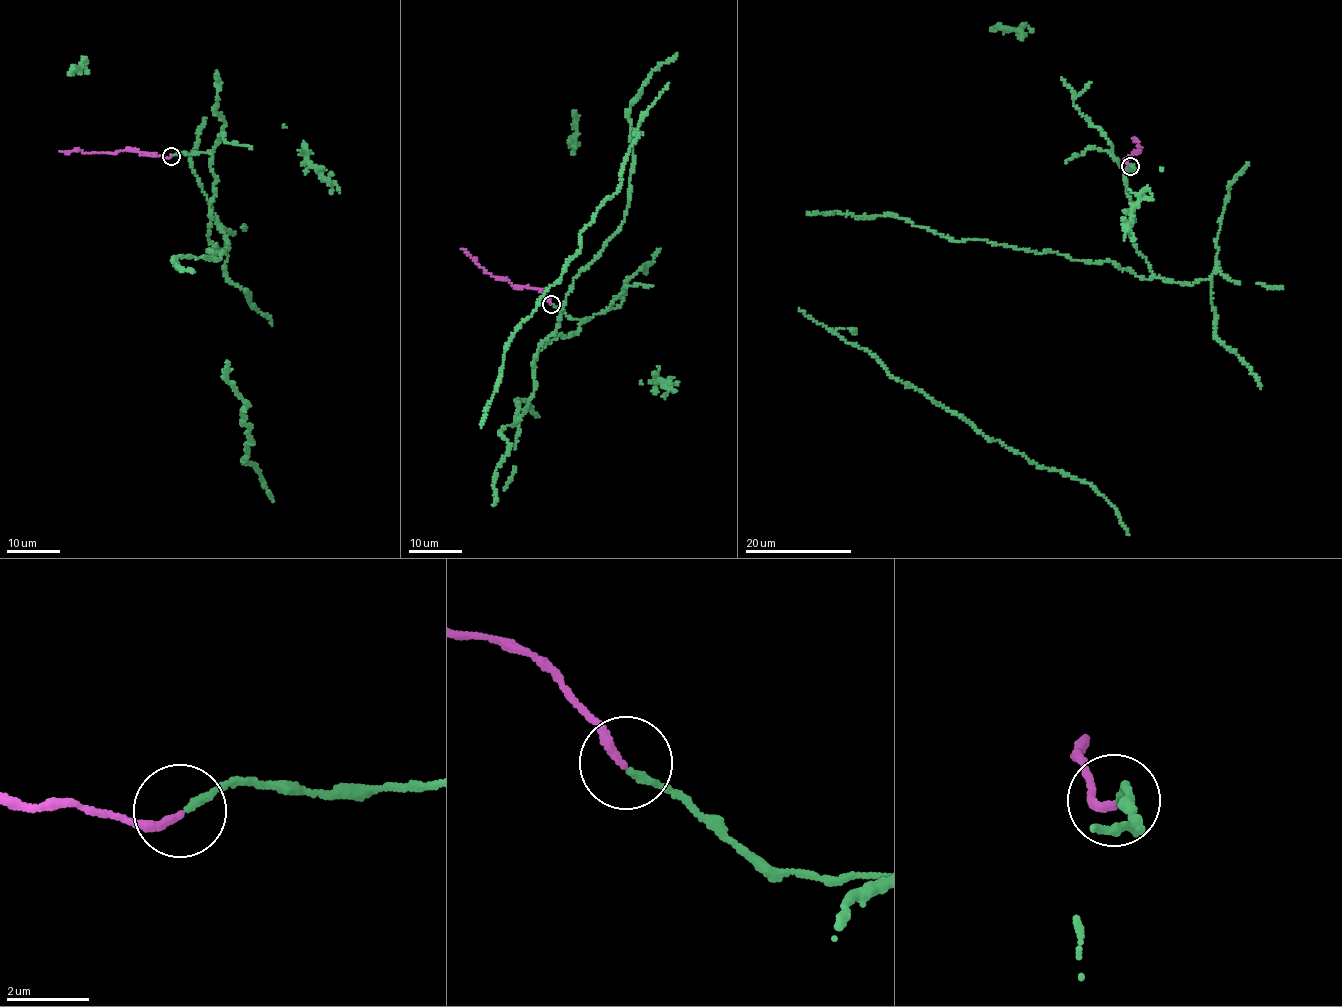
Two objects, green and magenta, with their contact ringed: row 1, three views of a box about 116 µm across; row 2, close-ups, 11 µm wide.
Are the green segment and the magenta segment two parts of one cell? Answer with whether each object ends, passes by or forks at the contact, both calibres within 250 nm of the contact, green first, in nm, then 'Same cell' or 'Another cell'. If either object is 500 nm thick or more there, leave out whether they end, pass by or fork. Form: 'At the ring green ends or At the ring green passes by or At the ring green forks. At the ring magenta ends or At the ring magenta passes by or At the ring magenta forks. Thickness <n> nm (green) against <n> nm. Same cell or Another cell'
At the ring green ends. At the ring magenta ends. Thickness 180 nm (green) against 200 nm. Same cell

